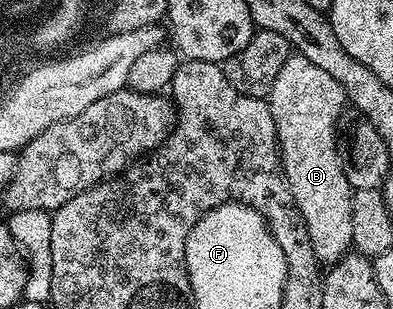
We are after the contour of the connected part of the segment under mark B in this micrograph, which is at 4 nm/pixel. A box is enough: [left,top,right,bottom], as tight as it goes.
[269,54,353,265]

